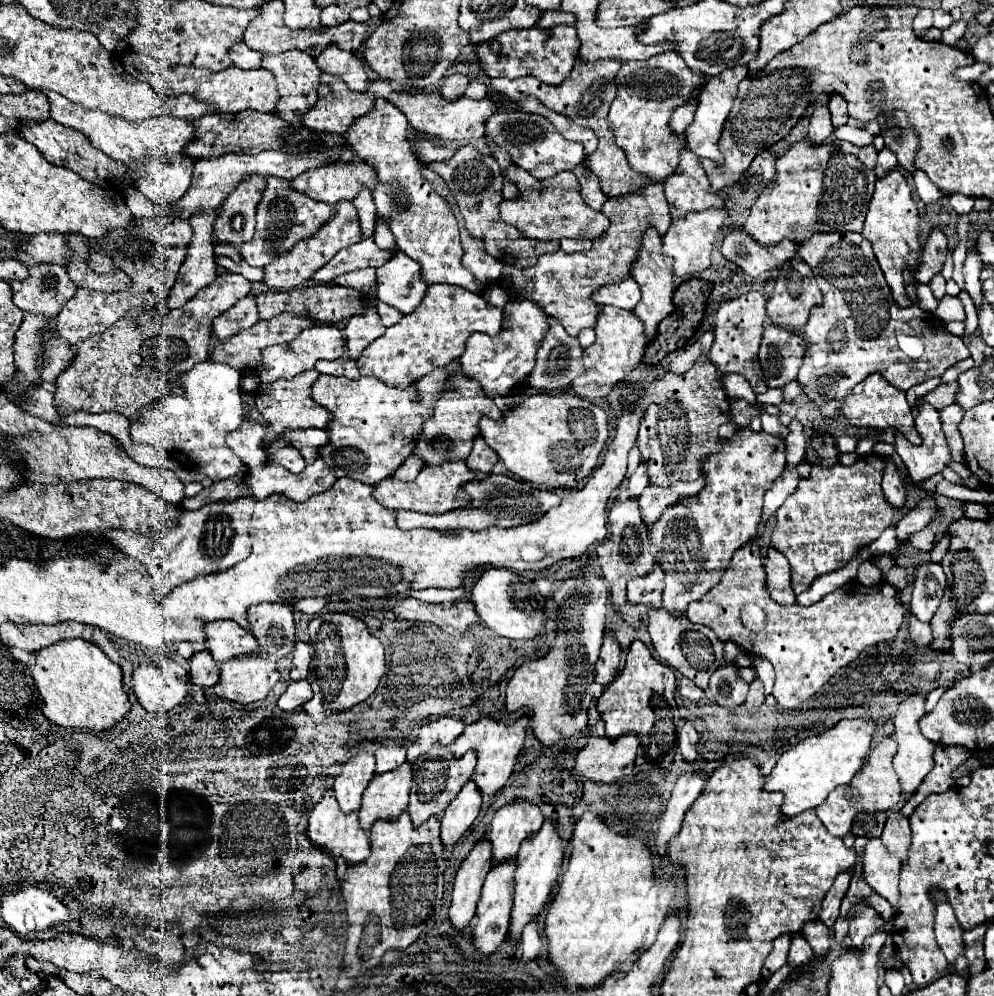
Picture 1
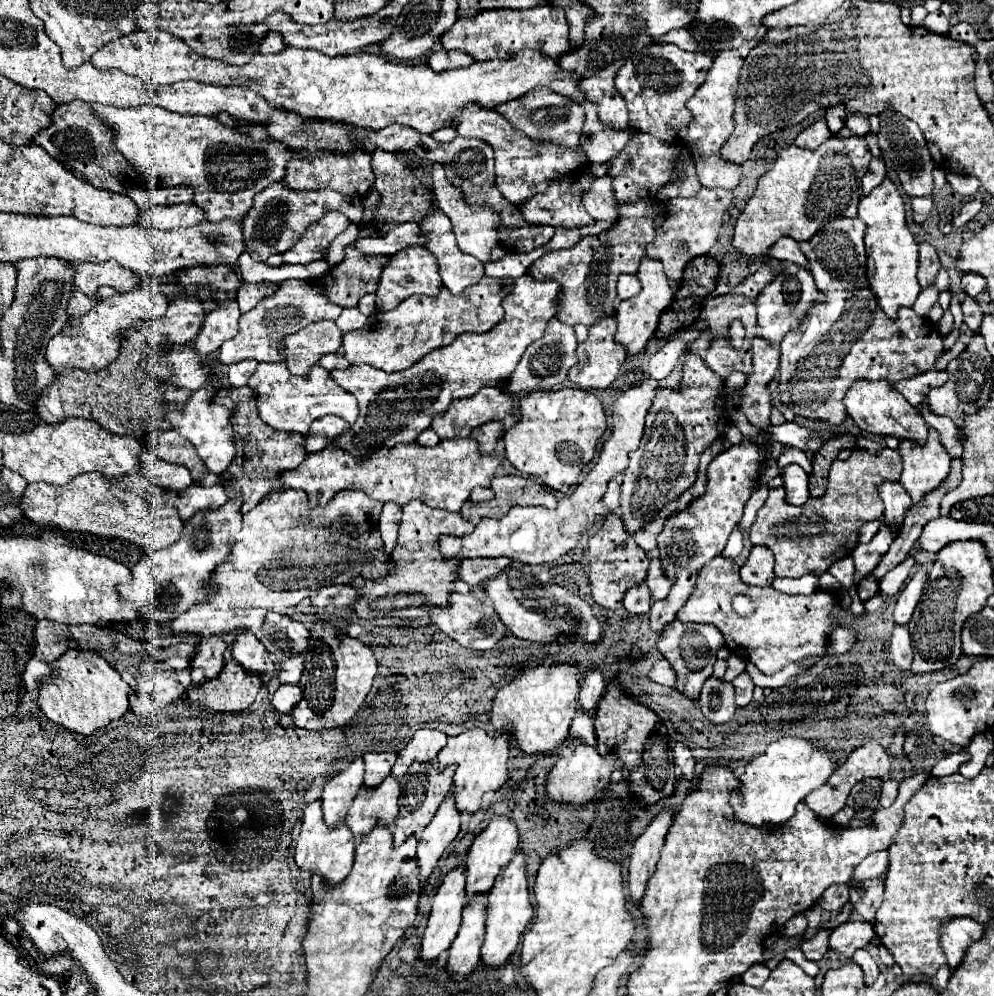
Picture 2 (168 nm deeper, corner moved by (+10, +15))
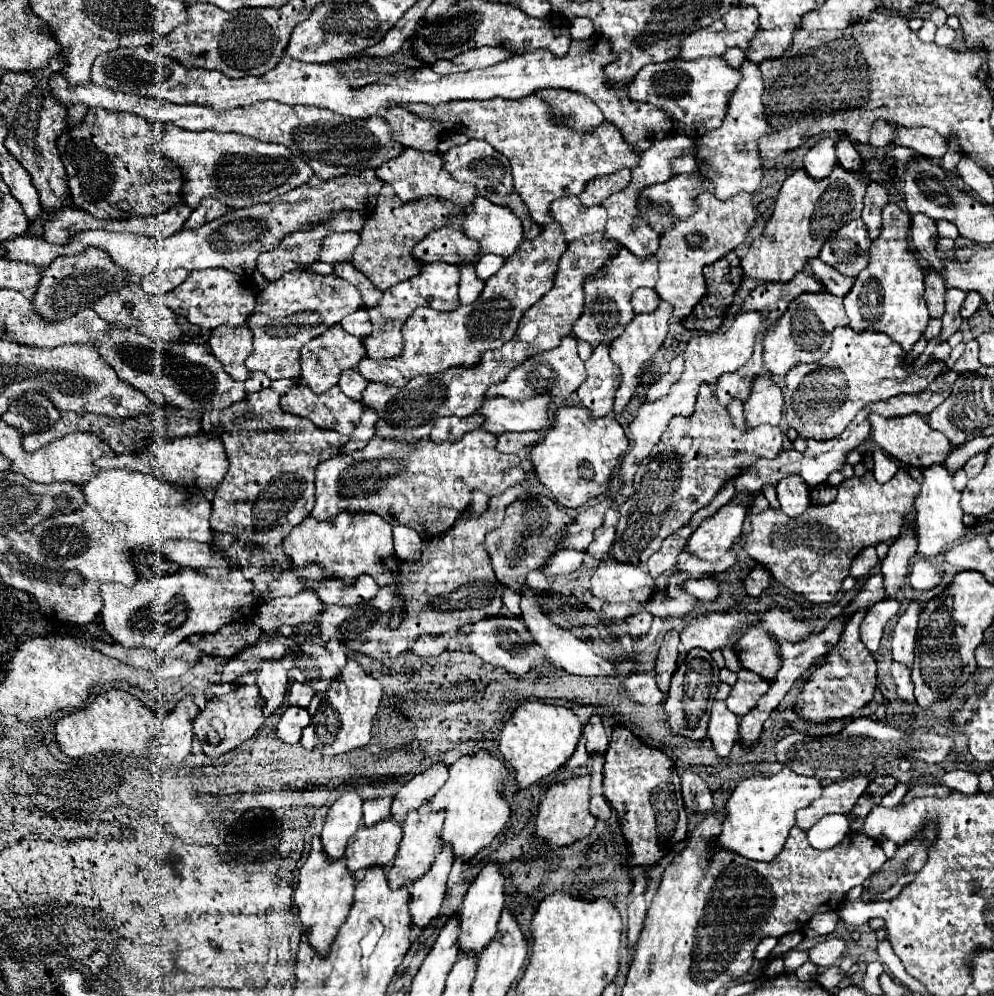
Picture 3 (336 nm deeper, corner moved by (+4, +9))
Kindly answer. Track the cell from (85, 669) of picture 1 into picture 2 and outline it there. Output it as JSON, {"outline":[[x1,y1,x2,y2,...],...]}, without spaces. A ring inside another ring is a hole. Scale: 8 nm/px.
{"outline":[[70,650,60,656,60,660,54,660,50,666,54,674,42,682,38,698,38,706,48,720,68,728,70,732,90,736,106,728,110,722,122,718,126,710,130,710,128,696,134,690,104,658,98,656,98,652]]}

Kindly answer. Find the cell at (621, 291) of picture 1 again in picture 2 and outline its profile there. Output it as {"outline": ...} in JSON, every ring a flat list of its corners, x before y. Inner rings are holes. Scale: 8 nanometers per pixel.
{"outline":[[628,274,620,276,620,280,618,280,618,298,620,298,620,300,632,298,632,296,636,296,640,290,642,290,642,284,640,284,640,280,638,280,636,276,628,276]]}

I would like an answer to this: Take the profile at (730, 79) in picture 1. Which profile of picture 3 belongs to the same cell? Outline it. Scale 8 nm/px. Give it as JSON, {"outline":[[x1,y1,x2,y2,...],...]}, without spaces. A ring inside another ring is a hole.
{"outline":[[742,62,742,68,738,68,742,74,742,82,738,82,738,90,730,96,730,106,726,108,726,118,718,130,710,130,710,134,704,134,696,140,696,162,702,172,714,186,714,196,720,200,726,200,740,190,756,192,760,178,762,178,762,160,758,158,756,140,764,134,770,134,770,124,766,122,766,114,762,110,762,78,760,70,752,62]]}

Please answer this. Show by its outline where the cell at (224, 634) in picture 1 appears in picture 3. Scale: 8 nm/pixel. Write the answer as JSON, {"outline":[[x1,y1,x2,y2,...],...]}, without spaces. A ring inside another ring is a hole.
{"outline":[[260,660,260,670,254,672,256,684,260,688,260,694,266,702,264,714,270,716,284,700,284,694,288,690,288,676,286,670,278,660]]}

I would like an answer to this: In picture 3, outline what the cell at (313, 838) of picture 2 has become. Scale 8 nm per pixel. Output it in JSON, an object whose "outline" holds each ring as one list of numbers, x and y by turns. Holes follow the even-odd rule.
{"outline":[[314,836,310,842,310,854,308,854,304,866,300,868,294,904,300,910,300,920,302,920,304,932,310,932,308,940,316,948,318,954,328,952,332,940,336,938,338,928,346,920,348,910,352,906,354,886,356,886,356,880,346,866,346,858,340,858,338,862,334,862,332,858,326,858,326,850,322,850,320,836]]}

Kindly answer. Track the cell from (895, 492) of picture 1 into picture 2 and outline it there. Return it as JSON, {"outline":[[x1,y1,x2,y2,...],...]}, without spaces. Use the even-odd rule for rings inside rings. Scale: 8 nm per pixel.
{"outline":[[900,482,898,484,882,484,880,498,886,506,884,524,890,526,894,532,900,532,902,524,904,524,904,516,912,508,912,500,910,500,908,492,904,492]]}

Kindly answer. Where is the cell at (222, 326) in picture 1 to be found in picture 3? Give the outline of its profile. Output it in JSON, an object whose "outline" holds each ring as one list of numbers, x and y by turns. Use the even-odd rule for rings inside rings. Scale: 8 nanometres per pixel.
{"outline":[[248,324,242,326,218,326,212,330,208,340,212,354,222,362,224,370,234,380,246,380,248,370,244,368,244,360,252,351,253,334]]}

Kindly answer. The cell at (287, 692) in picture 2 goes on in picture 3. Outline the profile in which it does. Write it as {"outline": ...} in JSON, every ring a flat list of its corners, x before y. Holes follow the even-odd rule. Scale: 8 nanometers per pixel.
{"outline":[[288,706,286,712,280,716,280,722,276,724,276,736,284,742,298,742,302,728,310,724,308,710,302,710,300,706]]}

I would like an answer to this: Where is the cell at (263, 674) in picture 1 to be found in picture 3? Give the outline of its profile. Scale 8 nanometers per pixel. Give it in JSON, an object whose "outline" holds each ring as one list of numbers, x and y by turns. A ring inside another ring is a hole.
{"outline":[[240,684,236,690,224,694,224,696,214,696,208,700,206,708,196,716,194,720,194,734,202,742,202,750,210,758,218,758,220,754,240,746,244,740,256,734,256,730,264,724,264,714,262,714,262,696,258,692,258,686,252,684]]}

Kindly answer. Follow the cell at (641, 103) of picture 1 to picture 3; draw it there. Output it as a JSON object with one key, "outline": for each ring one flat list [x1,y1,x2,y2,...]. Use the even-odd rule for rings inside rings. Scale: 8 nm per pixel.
{"outline":[[720,56,698,58,694,62,674,58,662,64,644,66,626,90,630,100,646,102,664,110,674,122,674,132,686,134,690,138,700,138,722,124,728,98,738,82,740,72,736,68,730,68]]}

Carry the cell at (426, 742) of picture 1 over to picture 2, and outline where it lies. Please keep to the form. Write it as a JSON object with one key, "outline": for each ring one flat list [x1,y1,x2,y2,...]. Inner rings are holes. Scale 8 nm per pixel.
{"outline":[[422,728,414,734,410,744,398,754,398,764,392,768,392,774,400,778,414,762,432,762,446,744,446,734,432,728]]}

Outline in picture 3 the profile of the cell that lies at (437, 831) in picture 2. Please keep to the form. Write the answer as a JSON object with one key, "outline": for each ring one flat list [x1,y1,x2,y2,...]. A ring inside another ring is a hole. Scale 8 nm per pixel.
{"outline":[[440,846,440,852,434,864,430,866,430,870,408,888,412,894,410,916,414,926,424,928,432,922,432,918,440,914,452,862,454,862,454,854,450,854,450,846]]}

